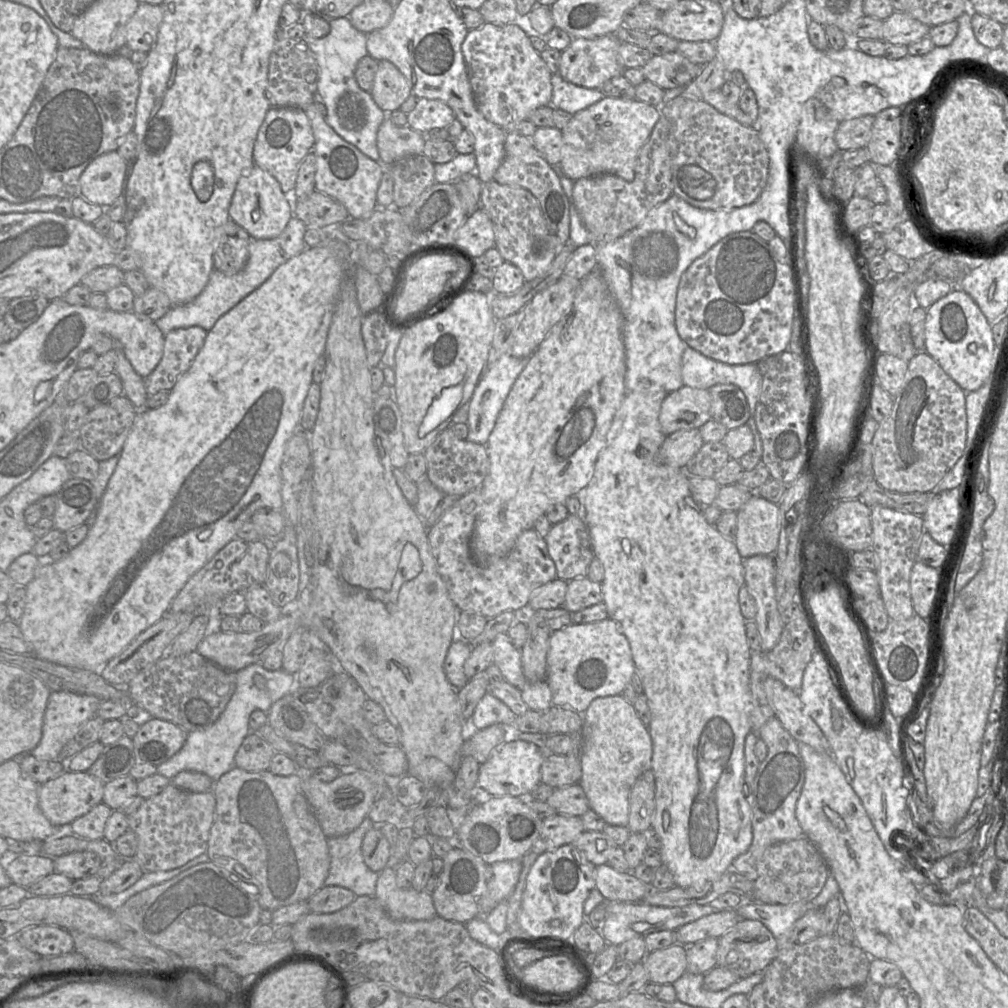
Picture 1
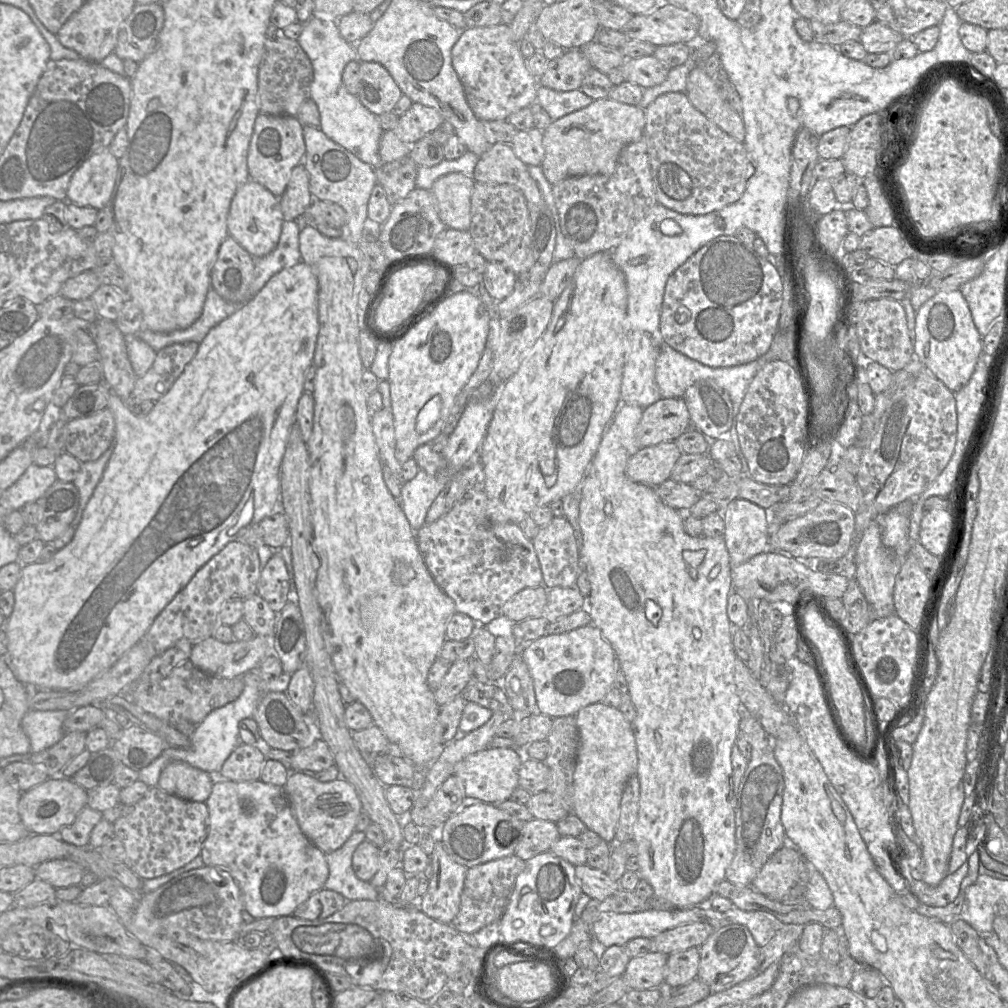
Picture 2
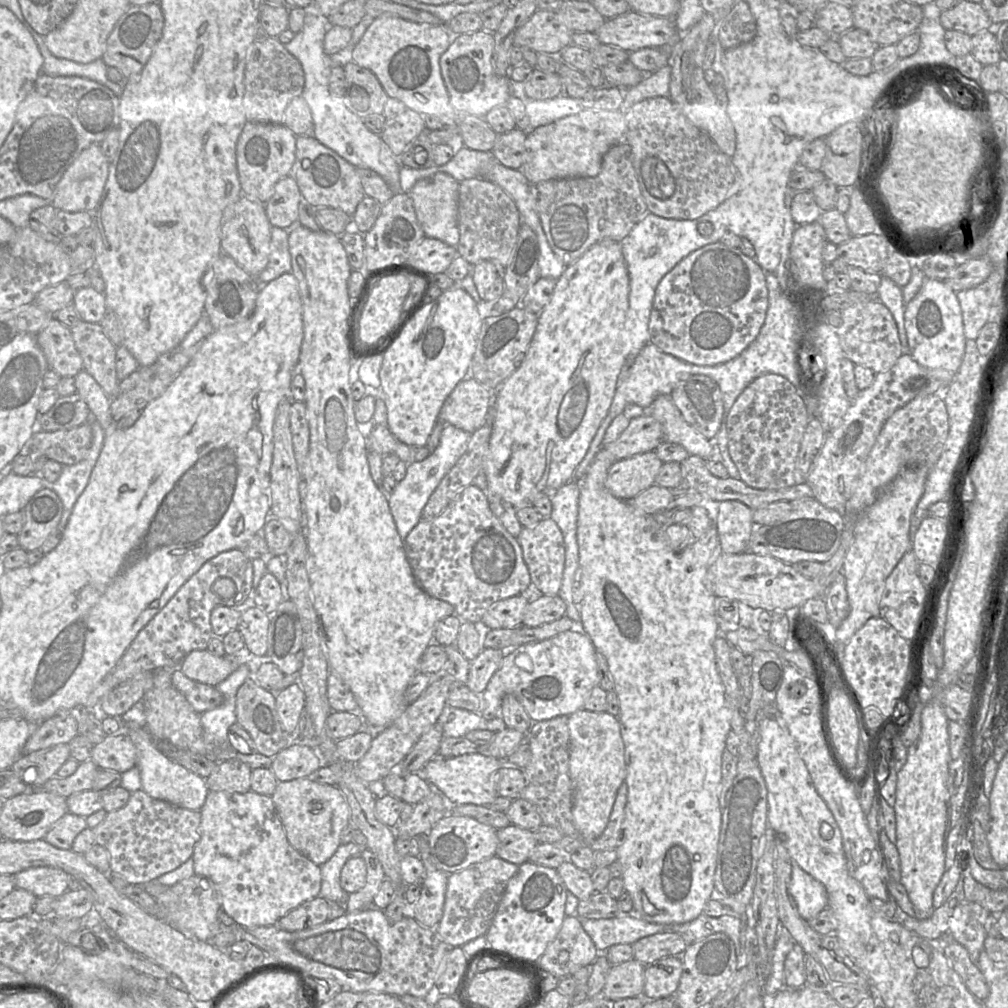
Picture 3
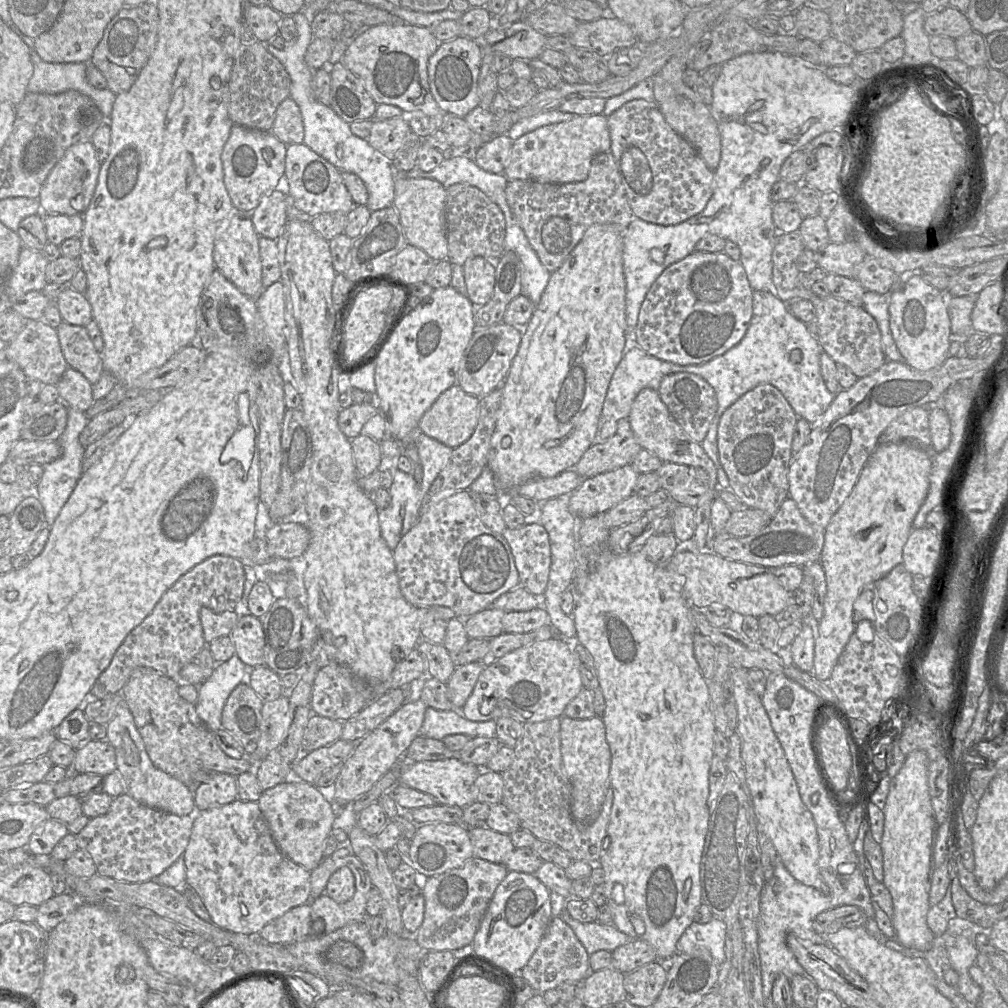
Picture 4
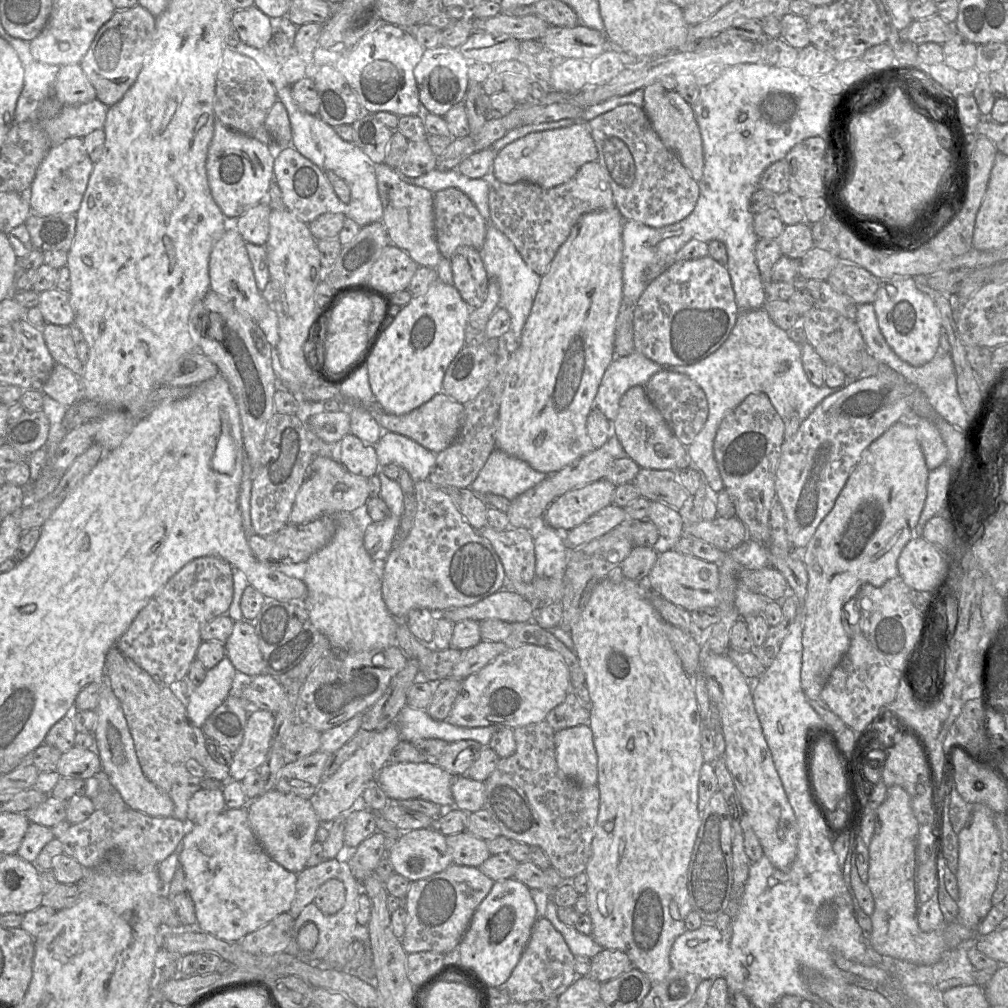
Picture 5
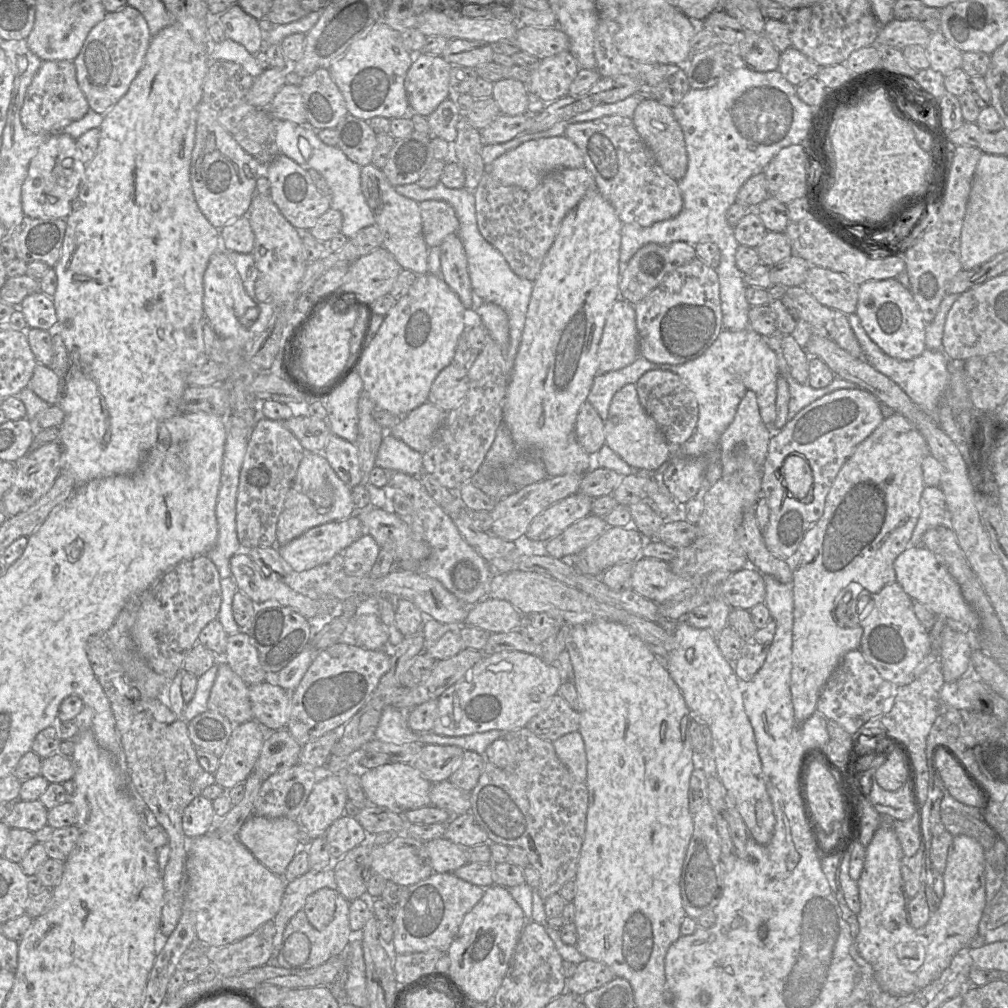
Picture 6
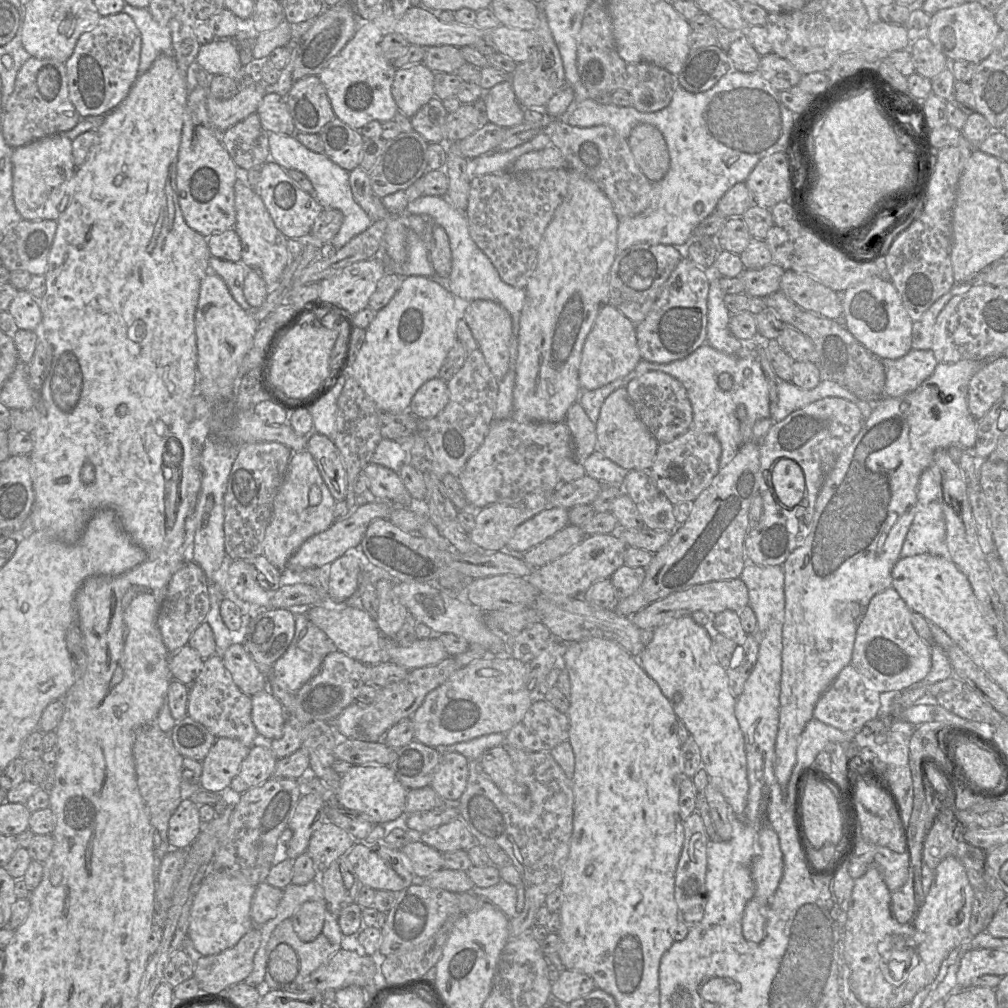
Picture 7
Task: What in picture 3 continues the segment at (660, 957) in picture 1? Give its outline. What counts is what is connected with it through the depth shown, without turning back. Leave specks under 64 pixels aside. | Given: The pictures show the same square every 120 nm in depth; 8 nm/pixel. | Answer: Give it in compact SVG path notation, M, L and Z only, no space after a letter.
M634 959L613 965L602 992L609 1001L642 996L644 970L645 965Z

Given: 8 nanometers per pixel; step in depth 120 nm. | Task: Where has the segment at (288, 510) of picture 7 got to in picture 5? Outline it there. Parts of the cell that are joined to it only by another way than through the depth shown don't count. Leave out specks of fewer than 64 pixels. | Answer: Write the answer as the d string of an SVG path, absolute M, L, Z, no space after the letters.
M316 457L307 469L307 476L296 494L289 524L303 525L324 516L341 512L358 514L358 509L369 500L368 478L352 474L339 461Z

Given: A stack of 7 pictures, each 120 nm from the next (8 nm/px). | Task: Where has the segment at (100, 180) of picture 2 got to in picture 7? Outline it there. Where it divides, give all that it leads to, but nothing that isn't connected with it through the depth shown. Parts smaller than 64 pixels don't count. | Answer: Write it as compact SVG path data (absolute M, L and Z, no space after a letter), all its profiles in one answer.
M55 134L14 148L13 199L15 206L26 220L57 220L59 204L66 193L73 196L76 166L72 155L72 140L64 134Z

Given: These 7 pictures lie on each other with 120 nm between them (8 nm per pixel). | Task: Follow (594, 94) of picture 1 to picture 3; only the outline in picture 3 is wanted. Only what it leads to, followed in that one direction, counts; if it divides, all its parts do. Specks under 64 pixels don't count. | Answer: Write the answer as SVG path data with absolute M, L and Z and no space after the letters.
M559 95L546 100L529 99L523 102L532 130L566 116L578 114L584 109L580 99L571 98L567 95Z

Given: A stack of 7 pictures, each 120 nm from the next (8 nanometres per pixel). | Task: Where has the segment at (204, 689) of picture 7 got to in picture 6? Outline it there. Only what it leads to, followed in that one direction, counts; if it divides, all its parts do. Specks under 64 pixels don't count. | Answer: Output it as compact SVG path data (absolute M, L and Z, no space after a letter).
M218 659L217 664L217 675L207 704L208 710L225 716L234 726L253 720L250 686L223 659Z

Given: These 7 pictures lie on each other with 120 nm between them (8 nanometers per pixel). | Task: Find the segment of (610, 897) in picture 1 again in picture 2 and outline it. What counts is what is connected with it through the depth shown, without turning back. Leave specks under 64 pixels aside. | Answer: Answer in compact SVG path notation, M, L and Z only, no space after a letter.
M586 864L575 866L575 875L583 893L591 899L603 900L620 889L618 881L611 880L606 872Z

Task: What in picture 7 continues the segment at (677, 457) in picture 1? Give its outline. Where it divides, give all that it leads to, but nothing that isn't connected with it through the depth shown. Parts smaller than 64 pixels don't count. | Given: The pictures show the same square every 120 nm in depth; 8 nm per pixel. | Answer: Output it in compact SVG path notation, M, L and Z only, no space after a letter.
M561 507L544 509L520 524L505 548L524 553L542 543L569 524L568 510Z

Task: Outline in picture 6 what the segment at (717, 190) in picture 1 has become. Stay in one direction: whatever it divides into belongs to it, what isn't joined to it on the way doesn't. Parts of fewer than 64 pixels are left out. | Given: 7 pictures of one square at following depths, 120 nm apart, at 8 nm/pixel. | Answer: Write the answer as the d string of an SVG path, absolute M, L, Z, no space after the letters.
M605 116L583 123L570 123L564 134L580 149L584 168L594 177L597 191L614 208L623 224L643 227L676 216L683 207L678 181L659 166L637 132L633 119Z

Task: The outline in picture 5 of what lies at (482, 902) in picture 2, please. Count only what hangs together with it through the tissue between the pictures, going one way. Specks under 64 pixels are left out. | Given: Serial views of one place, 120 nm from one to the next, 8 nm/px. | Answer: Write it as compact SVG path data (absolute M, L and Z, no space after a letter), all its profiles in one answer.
M451 864L427 878L411 881L405 896L408 919L401 938L404 950L408 954L422 951L446 954L456 949L476 908L488 895L494 883L478 867L457 864Z

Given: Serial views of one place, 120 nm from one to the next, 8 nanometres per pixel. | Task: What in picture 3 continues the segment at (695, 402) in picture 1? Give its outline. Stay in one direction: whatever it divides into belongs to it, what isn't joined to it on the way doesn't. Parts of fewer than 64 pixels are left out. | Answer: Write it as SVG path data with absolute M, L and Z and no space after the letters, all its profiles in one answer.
M649 413L630 420L627 428L613 442L603 446L610 454L611 462L637 454L654 451L664 441L660 423Z

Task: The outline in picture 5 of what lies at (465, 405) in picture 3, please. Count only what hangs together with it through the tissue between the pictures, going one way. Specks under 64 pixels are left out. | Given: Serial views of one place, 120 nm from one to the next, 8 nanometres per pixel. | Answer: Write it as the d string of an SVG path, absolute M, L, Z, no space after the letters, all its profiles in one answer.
M438 393L419 408L402 415L371 411L370 414L382 427L383 432L406 436L424 448L437 454L449 447L457 438L464 416L464 405L445 393Z

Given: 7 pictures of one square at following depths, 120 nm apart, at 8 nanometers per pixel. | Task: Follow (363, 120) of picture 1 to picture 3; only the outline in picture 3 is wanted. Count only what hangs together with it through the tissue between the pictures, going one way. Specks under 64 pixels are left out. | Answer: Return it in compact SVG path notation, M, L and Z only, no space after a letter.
M306 14L302 29L289 43L284 45L288 52L299 60L304 71L305 84L301 97L306 100L311 110L314 123L313 137L356 168L375 171L394 194L401 193L399 177L401 167L398 157L392 153L380 136L367 129L362 118L352 113L344 105L342 98L333 96L329 91L331 69L342 56L328 56L324 52L324 37L329 26L318 17Z

